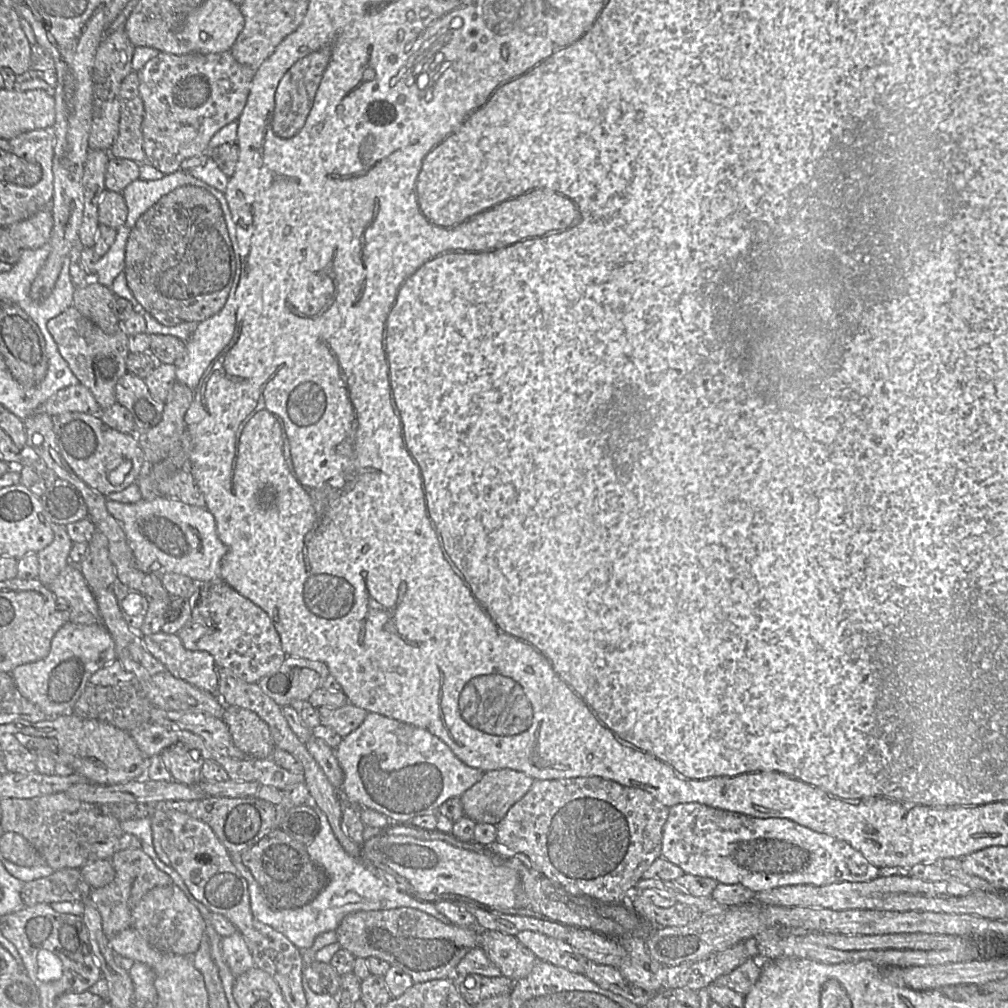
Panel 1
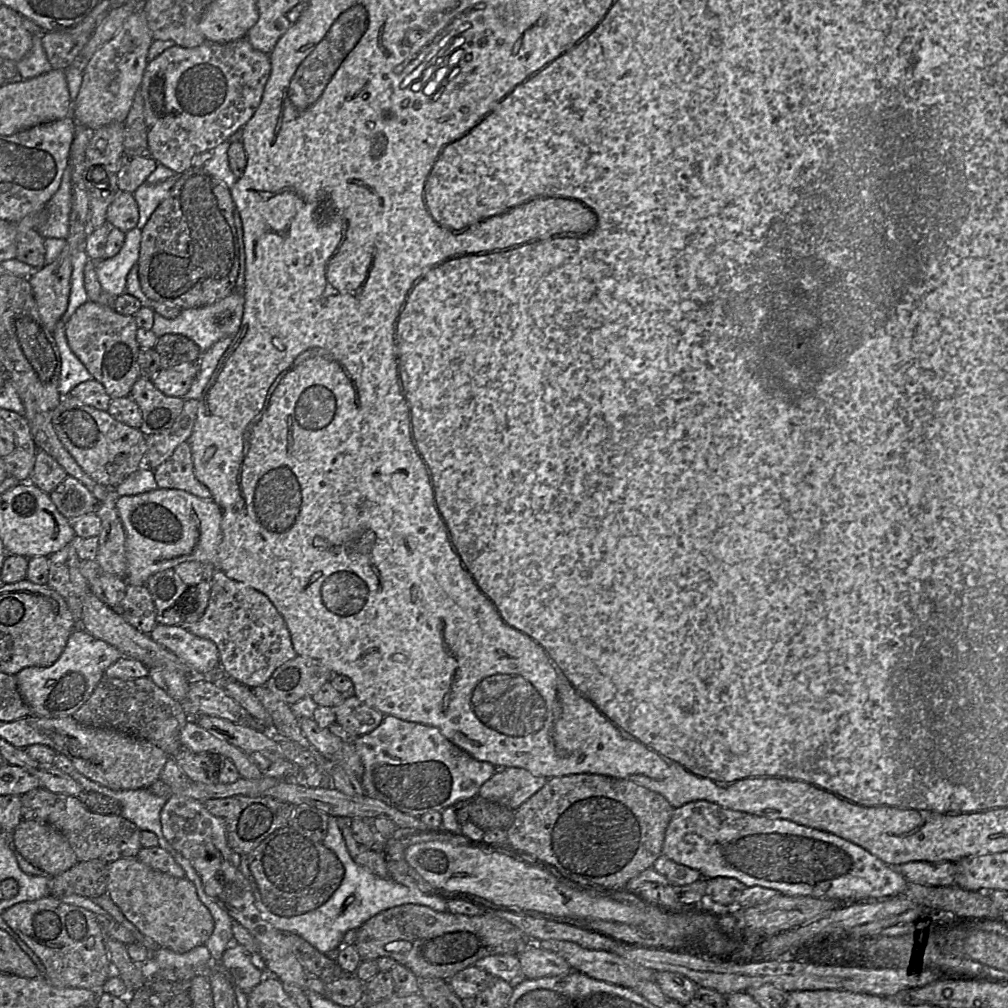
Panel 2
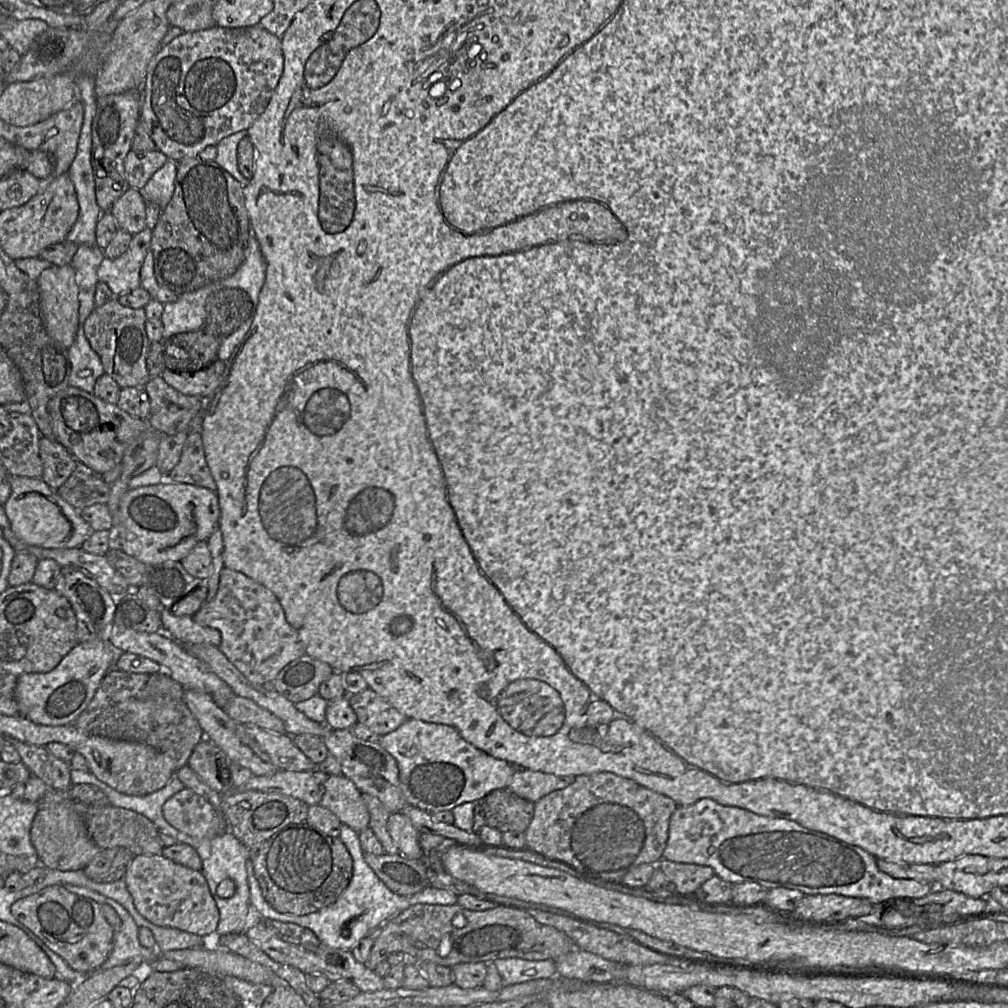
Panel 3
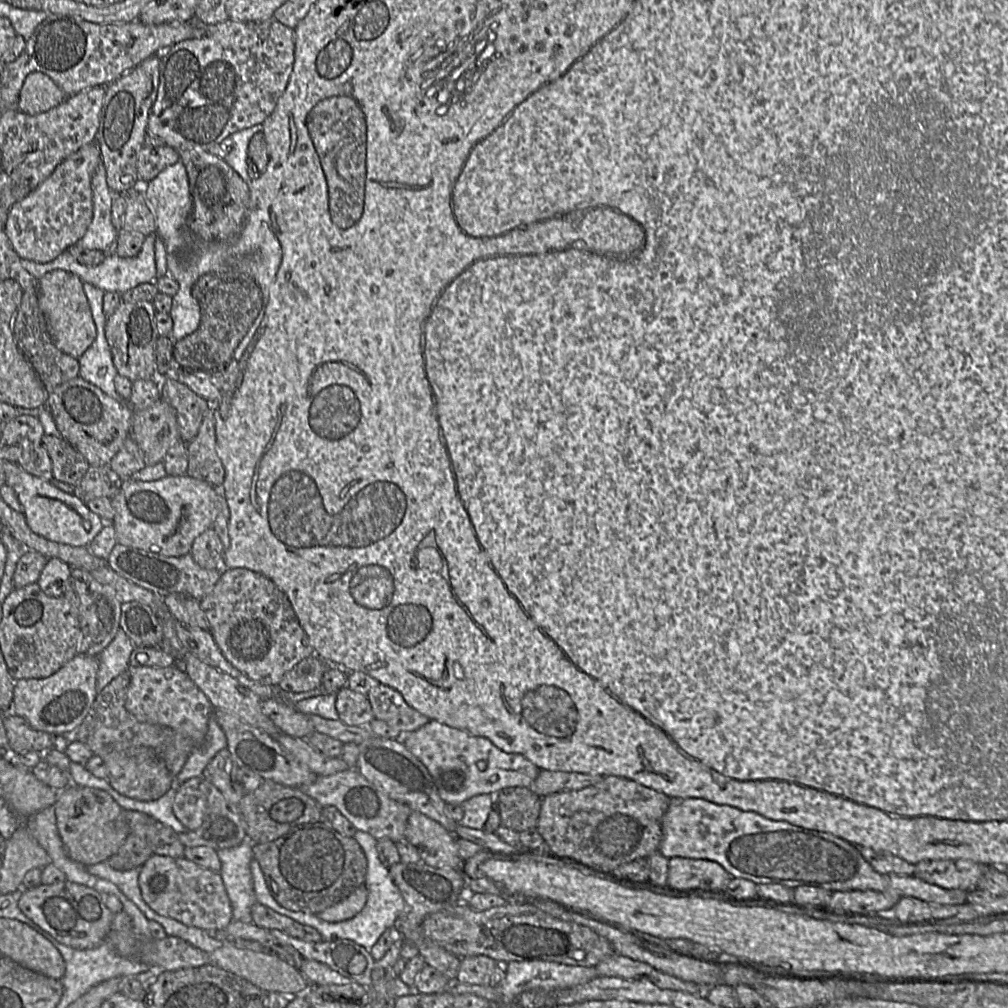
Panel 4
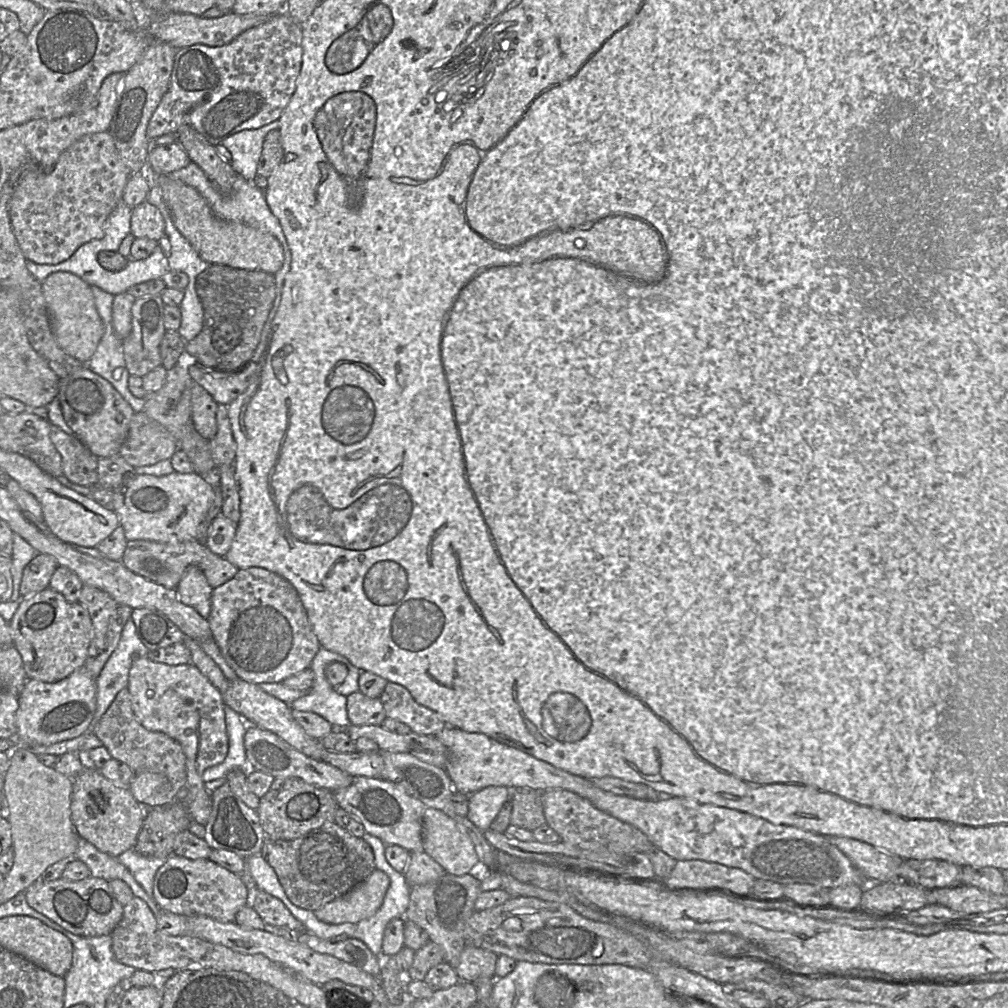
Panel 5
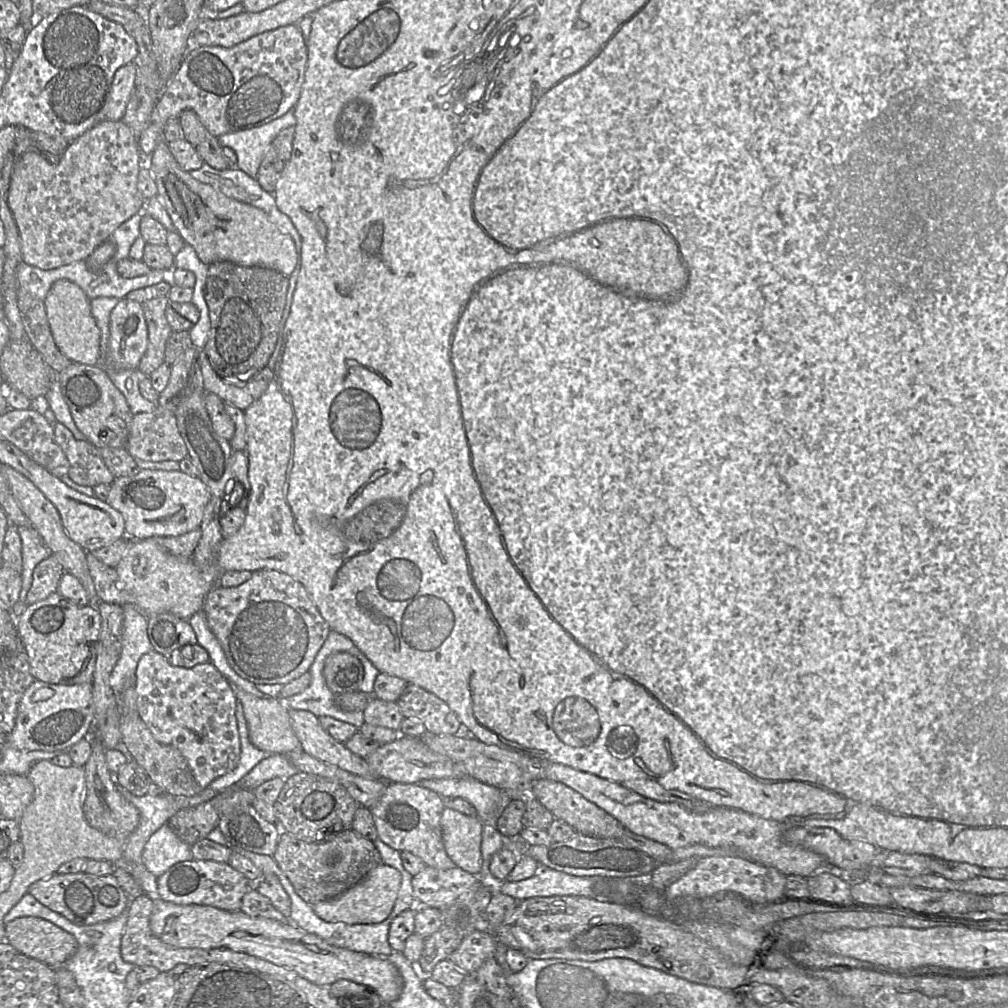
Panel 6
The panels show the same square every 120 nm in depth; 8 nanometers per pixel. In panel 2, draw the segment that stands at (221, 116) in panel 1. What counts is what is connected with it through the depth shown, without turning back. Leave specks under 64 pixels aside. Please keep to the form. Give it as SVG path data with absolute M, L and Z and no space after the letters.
M245 37L228 43L205 40L195 48L174 45L164 50L147 64L140 85L151 157L176 175L187 171L195 155L213 151L251 119L261 103L270 71L269 55L254 49Z

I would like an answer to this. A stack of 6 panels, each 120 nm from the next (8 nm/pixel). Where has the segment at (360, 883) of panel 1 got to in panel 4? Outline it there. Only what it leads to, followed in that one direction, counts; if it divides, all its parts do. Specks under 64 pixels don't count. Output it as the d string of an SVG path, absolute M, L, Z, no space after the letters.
M357 830L353 837L359 843L367 858L367 874L364 884L368 890L368 897L365 906L353 918L340 922L327 922L319 919L315 914L291 911L284 908L272 897L258 861L252 859L250 863L250 870L253 879L256 902L303 925L313 927L319 932L323 941L349 939L369 951L378 941L381 934L385 930L393 927L397 917L401 914L404 908L404 899L399 888L395 885L393 879L391 878L388 867L386 867L379 859L376 848L377 839L360 830Z

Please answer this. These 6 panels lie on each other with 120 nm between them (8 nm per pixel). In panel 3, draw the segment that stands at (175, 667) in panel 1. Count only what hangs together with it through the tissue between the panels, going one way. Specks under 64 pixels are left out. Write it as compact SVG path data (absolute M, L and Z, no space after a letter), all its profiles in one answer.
M161 609L161 630L180 644L220 645L220 632L195 623L192 616L175 616L170 610Z

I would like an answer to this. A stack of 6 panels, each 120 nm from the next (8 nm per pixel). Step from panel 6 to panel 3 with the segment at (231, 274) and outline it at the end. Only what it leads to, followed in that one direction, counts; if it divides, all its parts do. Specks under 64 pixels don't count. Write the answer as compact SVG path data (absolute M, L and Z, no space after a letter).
M216 287L215 292L209 294L207 302L207 318L205 324L196 331L174 334L161 341L163 360L166 369L181 372L195 372L201 370L217 360L221 342L230 334L237 331L252 315L255 316L255 305L245 291L226 287Z

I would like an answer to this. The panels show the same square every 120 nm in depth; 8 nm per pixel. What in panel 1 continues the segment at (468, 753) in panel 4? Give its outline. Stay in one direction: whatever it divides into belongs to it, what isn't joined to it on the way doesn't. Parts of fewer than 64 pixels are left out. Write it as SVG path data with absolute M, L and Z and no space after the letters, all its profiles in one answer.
M371 712L357 729L341 740L334 753L344 774L339 793L345 801L403 822L410 822L417 816L437 814L446 800L460 798L484 773L463 763L440 738L428 730Z

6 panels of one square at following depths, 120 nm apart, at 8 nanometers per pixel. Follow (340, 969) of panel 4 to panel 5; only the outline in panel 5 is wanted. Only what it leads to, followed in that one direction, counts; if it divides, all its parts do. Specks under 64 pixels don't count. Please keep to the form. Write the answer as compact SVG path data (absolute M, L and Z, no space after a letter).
M294 930L292 932L297 934L295 942L305 944L321 954L334 956L378 978L380 973L379 961L364 942L353 938L332 942L318 938L308 932Z

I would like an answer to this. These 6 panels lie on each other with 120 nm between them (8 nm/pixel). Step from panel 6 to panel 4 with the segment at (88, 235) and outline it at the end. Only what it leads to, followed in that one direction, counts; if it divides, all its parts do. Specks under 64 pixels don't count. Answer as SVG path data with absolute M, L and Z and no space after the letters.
M96 142L63 160L36 189L8 211L5 233L21 259L47 263L79 241L93 219L92 177L101 157Z

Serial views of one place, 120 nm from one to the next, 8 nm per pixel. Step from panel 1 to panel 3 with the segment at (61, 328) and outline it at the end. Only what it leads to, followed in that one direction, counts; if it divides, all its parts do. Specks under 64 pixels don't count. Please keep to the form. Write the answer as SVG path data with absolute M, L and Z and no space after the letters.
M112 298L102 306L95 306L83 324L85 337L99 355L105 374L112 377L121 389L144 387L151 378L146 366L150 346L145 331L146 321L144 308L124 307L116 298Z

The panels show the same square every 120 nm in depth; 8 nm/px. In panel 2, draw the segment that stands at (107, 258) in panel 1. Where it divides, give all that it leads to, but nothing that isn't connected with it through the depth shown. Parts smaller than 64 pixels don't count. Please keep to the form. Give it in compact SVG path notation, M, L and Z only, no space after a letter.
M135 227L125 233L125 241L118 254L94 262L102 290L115 298L126 293L127 276L139 258L141 236L142 230Z

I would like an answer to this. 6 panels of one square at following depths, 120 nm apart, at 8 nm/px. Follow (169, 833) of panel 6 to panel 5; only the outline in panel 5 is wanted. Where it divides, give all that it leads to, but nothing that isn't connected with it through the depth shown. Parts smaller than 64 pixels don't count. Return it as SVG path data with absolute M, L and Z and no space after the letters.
M134 848L117 856L132 874L136 882L152 896L153 880L158 869L165 863L166 857L150 857L139 854Z

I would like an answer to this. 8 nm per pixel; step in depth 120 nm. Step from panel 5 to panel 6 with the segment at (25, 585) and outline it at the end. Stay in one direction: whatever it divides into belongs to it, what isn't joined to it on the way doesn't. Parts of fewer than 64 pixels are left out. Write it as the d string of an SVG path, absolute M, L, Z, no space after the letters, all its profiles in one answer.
M54 555L42 560L34 569L31 587L27 593L27 604L44 600L57 592L58 584L65 573L63 567Z

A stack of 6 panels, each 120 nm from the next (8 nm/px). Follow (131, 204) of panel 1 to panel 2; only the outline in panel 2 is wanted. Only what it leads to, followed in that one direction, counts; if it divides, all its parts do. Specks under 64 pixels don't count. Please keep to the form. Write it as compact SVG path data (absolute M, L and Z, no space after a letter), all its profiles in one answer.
M174 175L156 184L145 181L133 192L139 209L139 220L136 228L142 229L146 225L155 209L169 195L178 177L179 175Z

